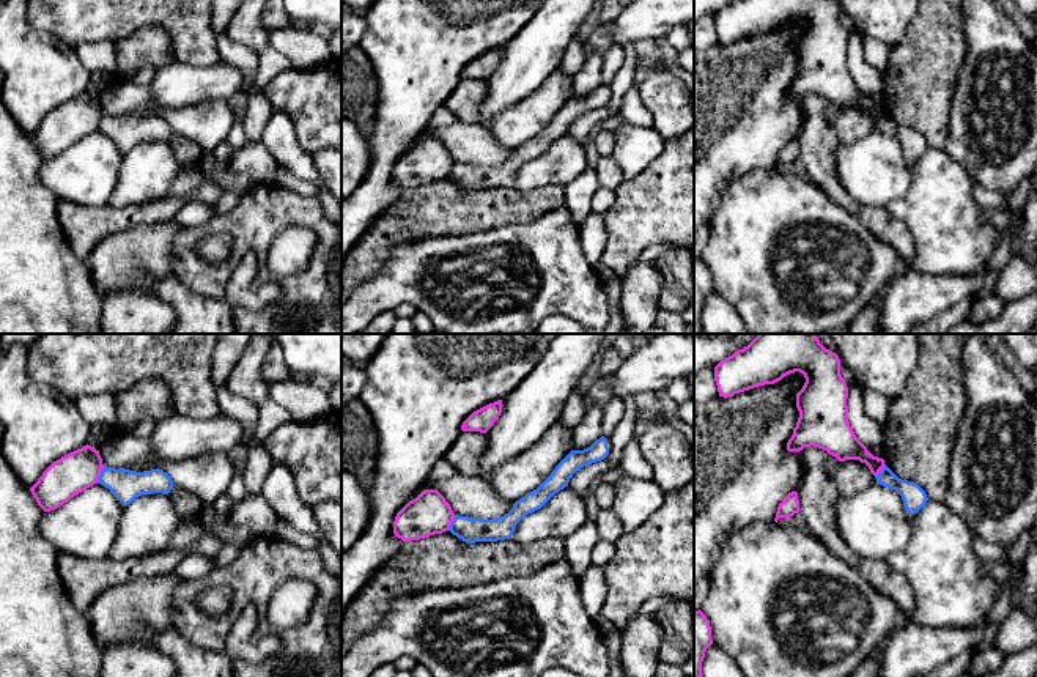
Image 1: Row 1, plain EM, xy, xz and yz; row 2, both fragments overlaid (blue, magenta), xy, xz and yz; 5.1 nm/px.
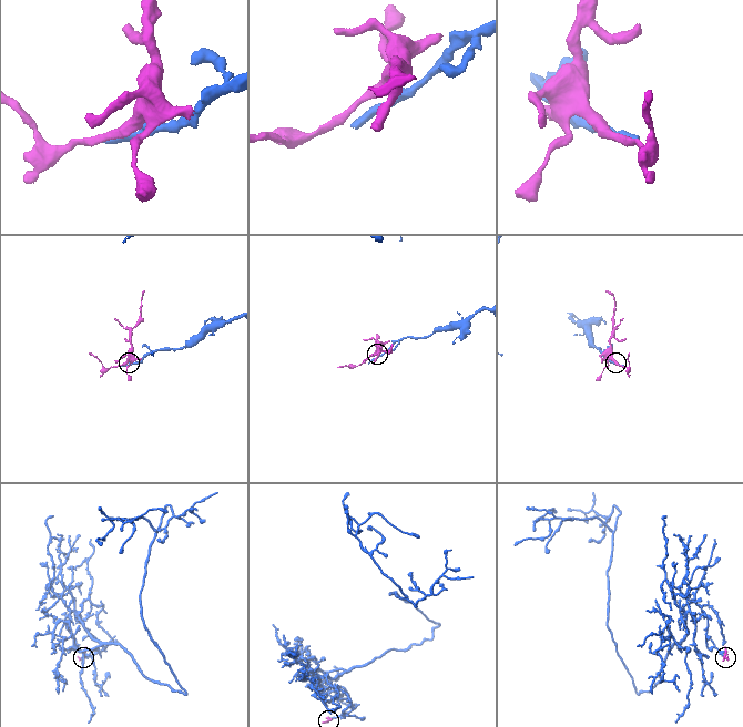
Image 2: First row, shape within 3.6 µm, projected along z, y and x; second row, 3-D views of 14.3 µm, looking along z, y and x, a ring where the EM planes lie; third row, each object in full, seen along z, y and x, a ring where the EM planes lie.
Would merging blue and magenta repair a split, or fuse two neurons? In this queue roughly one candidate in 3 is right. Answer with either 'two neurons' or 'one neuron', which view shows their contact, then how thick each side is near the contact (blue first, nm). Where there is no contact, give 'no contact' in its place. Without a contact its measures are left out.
two neurons; meets blue in xy; 160 nm thick on the blue side, 200 nm on the other

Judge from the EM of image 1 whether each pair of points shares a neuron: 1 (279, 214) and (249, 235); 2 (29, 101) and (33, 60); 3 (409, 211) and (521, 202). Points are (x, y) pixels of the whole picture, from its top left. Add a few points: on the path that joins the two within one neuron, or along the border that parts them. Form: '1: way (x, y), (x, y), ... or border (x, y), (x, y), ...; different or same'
1: way (271, 214), (257, 227); same
2: way (30, 92), (33, 87), (33, 70); same
3: way (438, 210), (480, 210), (493, 207); same

